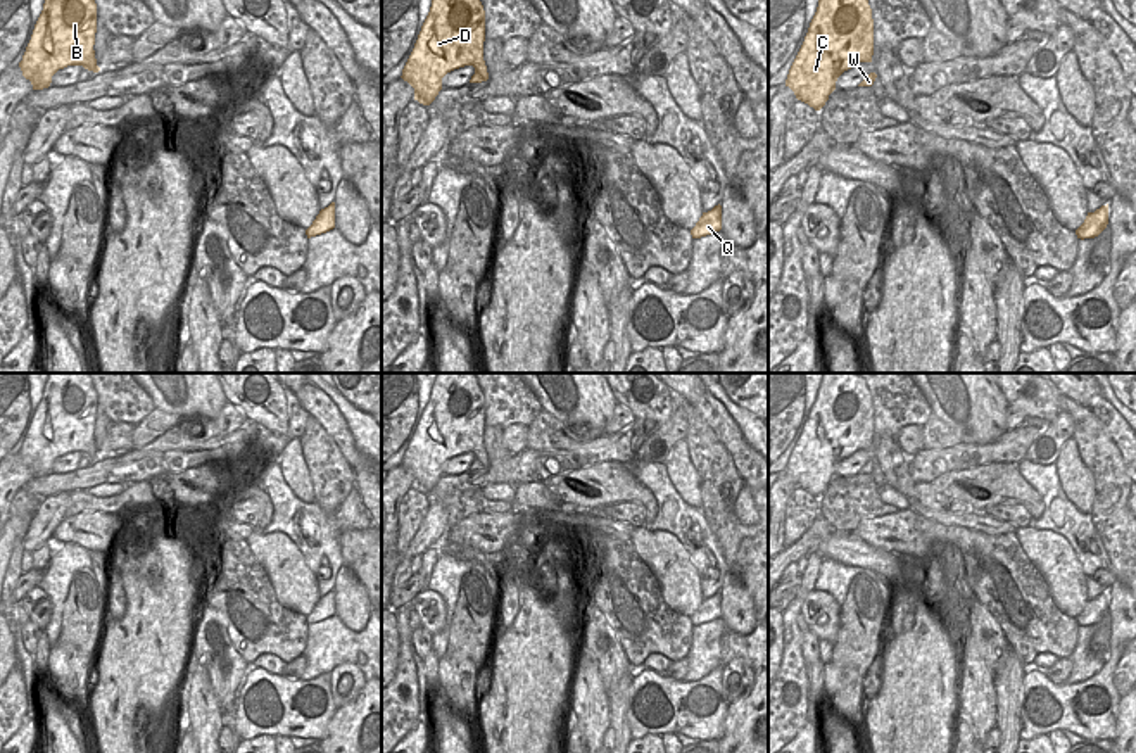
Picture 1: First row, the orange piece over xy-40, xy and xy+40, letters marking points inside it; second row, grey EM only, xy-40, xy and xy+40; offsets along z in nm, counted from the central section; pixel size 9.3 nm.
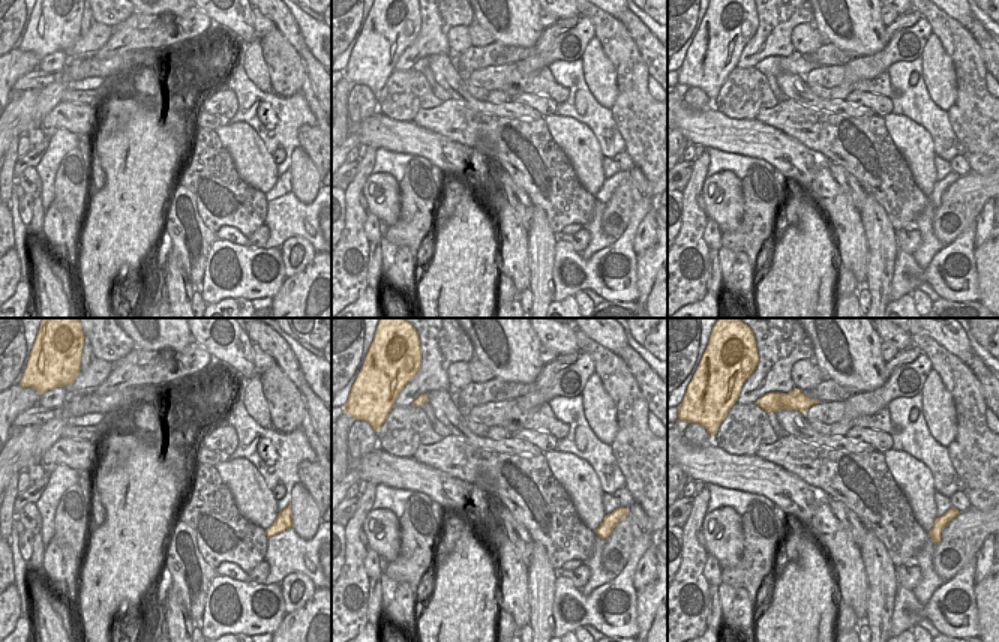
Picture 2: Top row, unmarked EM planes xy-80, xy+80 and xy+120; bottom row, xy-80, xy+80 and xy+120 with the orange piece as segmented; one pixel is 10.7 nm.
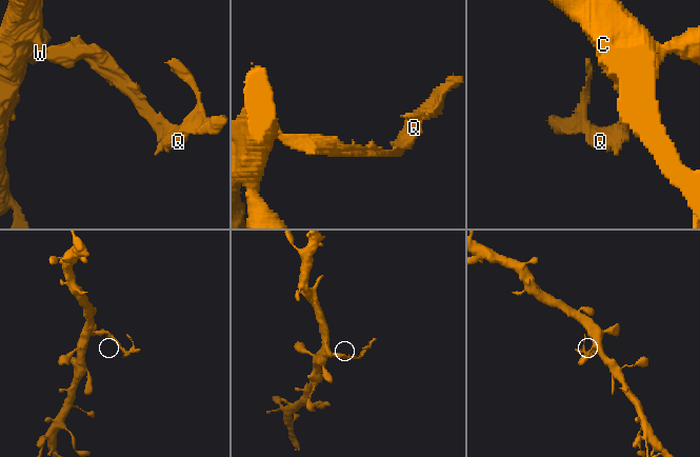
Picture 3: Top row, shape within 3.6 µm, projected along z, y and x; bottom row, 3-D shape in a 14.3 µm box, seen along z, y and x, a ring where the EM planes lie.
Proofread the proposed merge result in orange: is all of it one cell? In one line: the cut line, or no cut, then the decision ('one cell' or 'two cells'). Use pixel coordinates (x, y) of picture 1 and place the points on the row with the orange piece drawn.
xy (475, 71), (487, 75) | two cells

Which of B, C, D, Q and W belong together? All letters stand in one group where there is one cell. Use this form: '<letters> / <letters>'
B C D / Q W

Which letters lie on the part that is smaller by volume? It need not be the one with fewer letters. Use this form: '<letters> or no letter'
Q, W

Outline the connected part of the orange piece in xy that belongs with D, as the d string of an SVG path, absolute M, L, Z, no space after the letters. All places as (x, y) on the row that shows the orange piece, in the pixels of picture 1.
M432 0L402 79L414 88L414 100L430 105L442 90L442 78L473 66L489 74L483 60L485 10L480 0Z

